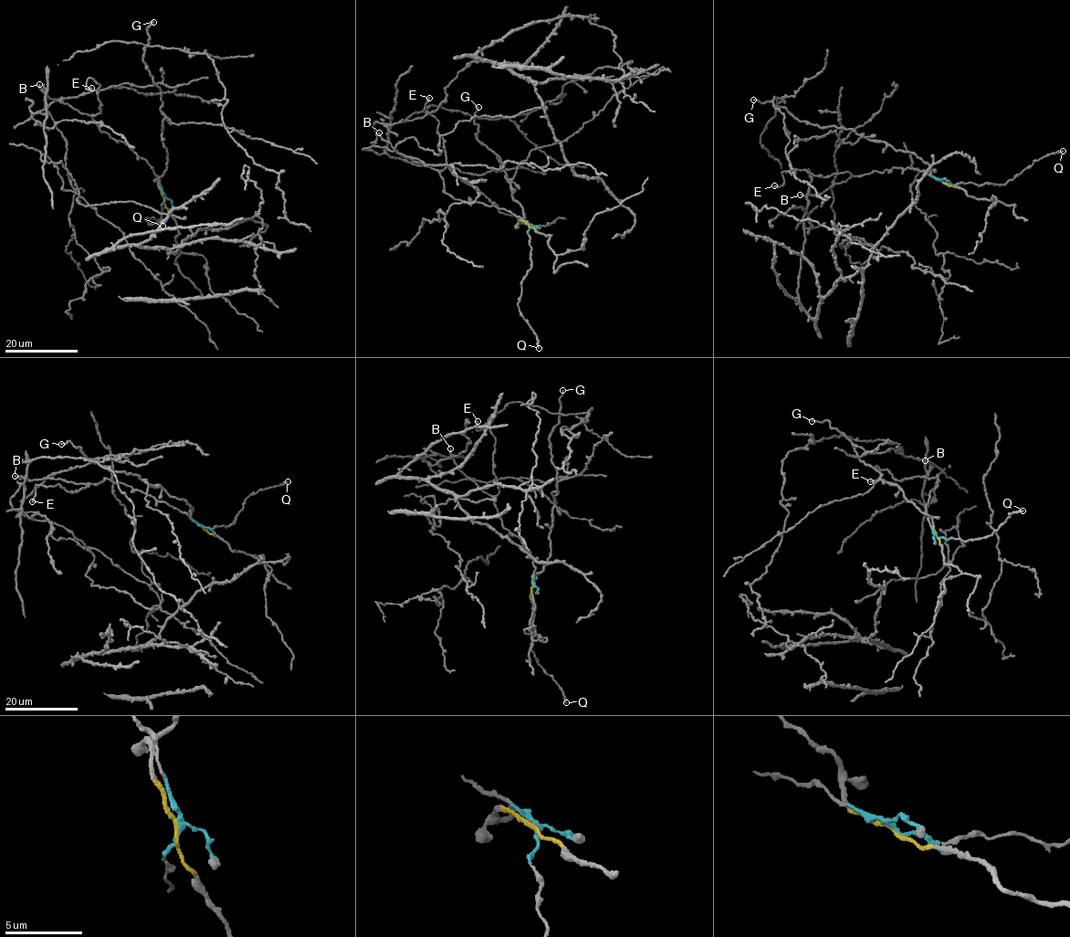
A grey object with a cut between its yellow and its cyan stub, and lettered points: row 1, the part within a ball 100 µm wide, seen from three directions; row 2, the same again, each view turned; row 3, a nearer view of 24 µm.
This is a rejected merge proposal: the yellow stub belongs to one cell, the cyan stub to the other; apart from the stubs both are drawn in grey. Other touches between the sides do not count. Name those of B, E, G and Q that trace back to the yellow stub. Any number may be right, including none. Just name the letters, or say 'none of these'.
G

